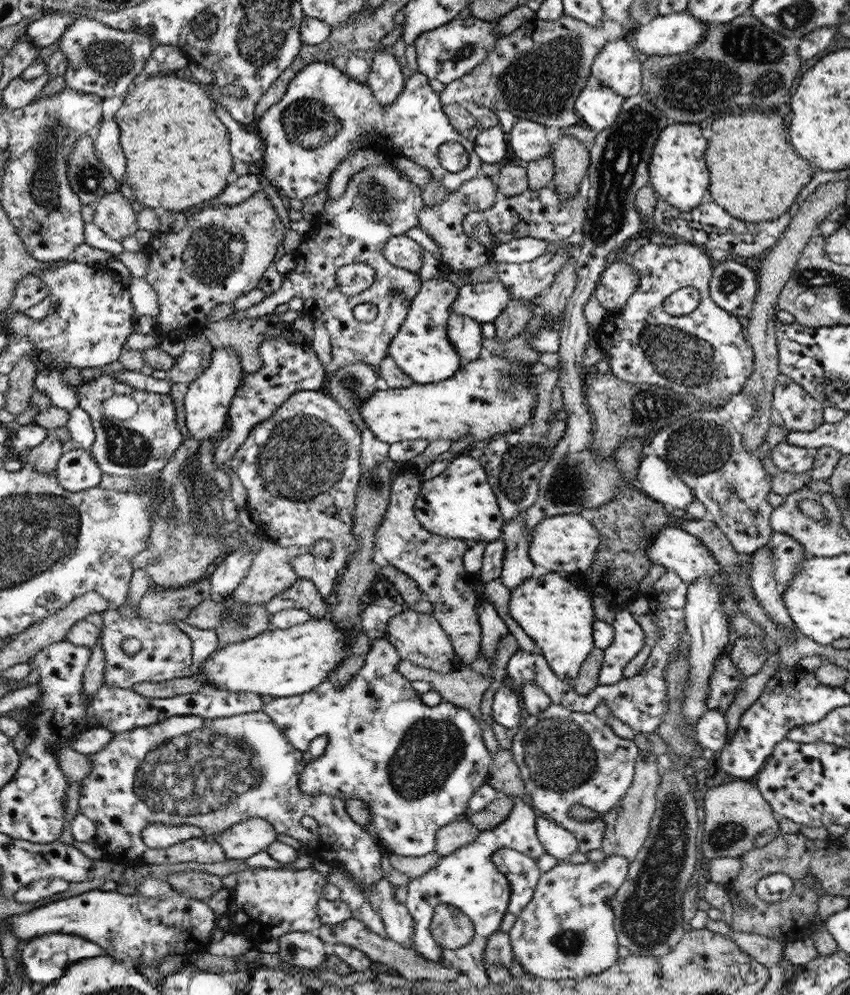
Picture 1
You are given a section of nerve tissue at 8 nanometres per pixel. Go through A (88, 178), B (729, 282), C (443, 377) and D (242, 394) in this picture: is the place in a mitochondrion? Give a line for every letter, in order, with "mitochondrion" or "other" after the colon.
A: mitochondrion
B: mitochondrion
C: other
D: other

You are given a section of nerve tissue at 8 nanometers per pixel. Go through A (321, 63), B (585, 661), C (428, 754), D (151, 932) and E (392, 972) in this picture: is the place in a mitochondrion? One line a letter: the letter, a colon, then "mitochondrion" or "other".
A: other
B: other
C: mitochondrion
D: other
E: other

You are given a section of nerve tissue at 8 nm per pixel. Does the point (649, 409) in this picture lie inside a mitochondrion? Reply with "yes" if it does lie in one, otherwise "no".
yes

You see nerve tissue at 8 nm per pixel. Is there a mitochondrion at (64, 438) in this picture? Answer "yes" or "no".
no

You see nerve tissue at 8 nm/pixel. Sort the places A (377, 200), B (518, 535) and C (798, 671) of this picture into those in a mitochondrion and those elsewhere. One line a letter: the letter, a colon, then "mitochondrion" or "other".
A: mitochondrion
B: other
C: other

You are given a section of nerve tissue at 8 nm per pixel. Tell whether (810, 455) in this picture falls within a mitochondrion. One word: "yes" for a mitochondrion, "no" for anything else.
no

